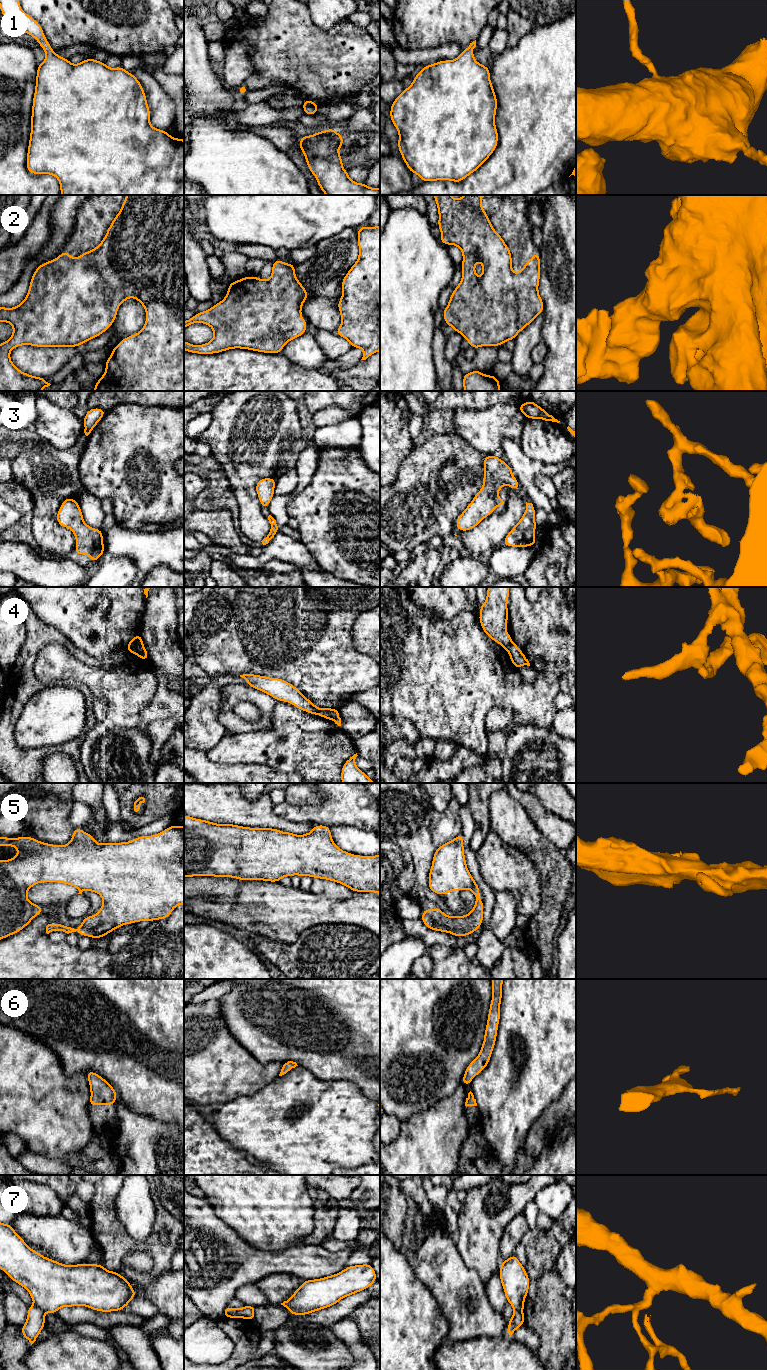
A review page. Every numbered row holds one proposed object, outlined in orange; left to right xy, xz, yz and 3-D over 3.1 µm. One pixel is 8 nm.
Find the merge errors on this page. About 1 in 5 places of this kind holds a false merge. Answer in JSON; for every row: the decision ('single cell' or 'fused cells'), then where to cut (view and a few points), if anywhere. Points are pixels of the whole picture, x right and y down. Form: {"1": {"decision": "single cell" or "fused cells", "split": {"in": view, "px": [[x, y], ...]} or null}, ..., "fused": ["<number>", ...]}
{"1": {"decision": "single cell", "split": null}, "2": {"decision": "single cell", "split": null}, "3": {"decision": "single cell", "split": null}, "4": {"decision": "fused cells", "split": {"in": "xy", "px": [[142, 643], [135, 653]]}}, "5": {"decision": "single cell", "split": null}, "6": {"decision": "single cell", "split": null}, "7": {"decision": "fused cells", "split": {"in": "xy", "px": [[34, 1305], [44, 1312]]}}, "fused": ["4", "7"]}

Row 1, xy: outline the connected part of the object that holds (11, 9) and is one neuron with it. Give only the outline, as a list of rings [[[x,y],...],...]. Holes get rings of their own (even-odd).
[[[0,0],[2,16],[10,20],[20,32],[26,32],[37,40],[46,54],[45,60],[37,66],[36,85],[32,104],[31,131],[28,144],[26,166],[31,174],[50,174],[60,183],[61,195],[184,195],[184,140],[170,136],[166,130],[154,128],[150,124],[150,109],[144,89],[139,80],[122,66],[109,68],[105,62],[89,58],[74,65],[68,59],[57,55],[44,36],[41,25],[21,10],[18,0]]]

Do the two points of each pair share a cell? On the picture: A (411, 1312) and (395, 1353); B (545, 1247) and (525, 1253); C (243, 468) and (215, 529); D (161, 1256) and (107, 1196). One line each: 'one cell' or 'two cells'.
A: one cell
B: one cell
C: two cells
D: one cell

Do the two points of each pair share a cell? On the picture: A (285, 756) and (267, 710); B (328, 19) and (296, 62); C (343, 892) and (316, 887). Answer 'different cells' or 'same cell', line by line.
A: different cells
B: different cells
C: same cell

